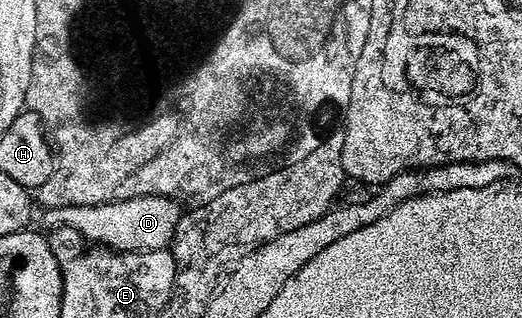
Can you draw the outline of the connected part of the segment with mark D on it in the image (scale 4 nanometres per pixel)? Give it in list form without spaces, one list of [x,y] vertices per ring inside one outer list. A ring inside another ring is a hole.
[[[138,196],[132,200],[115,200],[111,204],[74,204],[58,209],[57,216],[62,227],[78,229],[88,241],[96,245],[122,252],[137,252],[170,245],[181,215],[178,206],[169,196]]]

